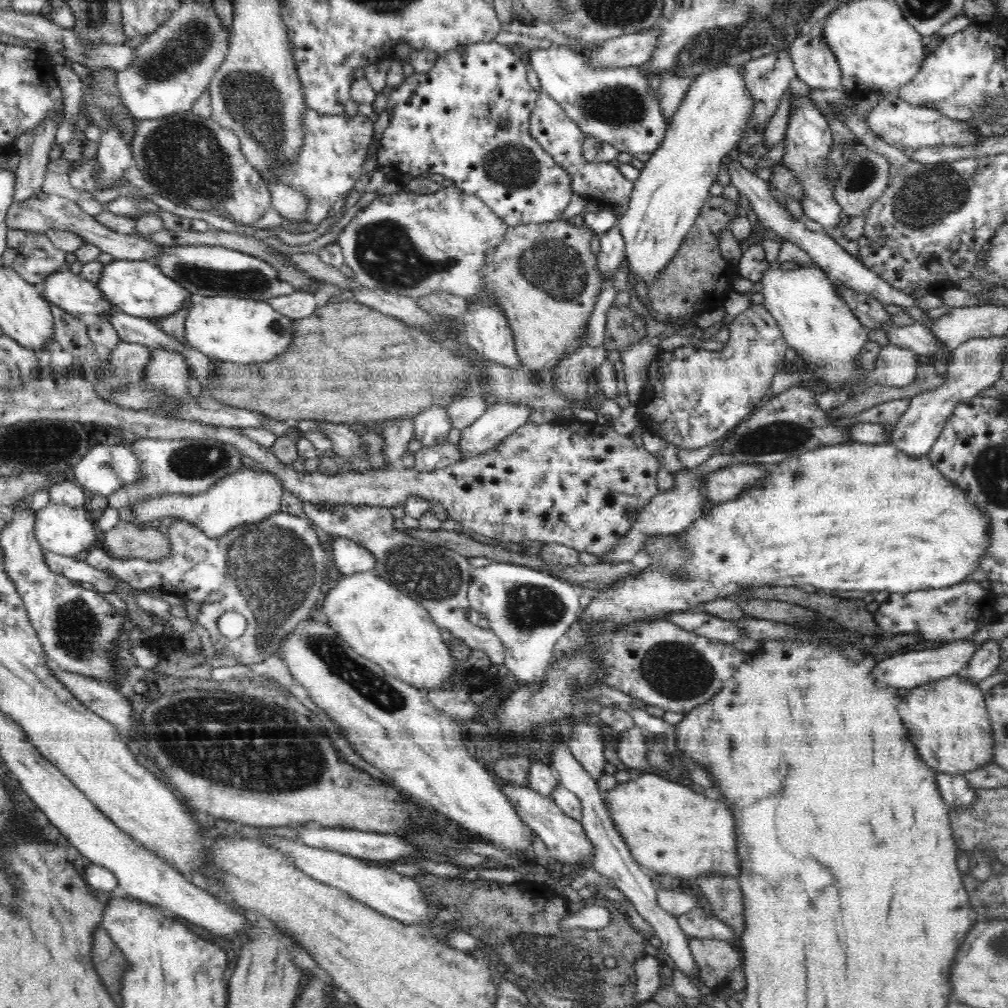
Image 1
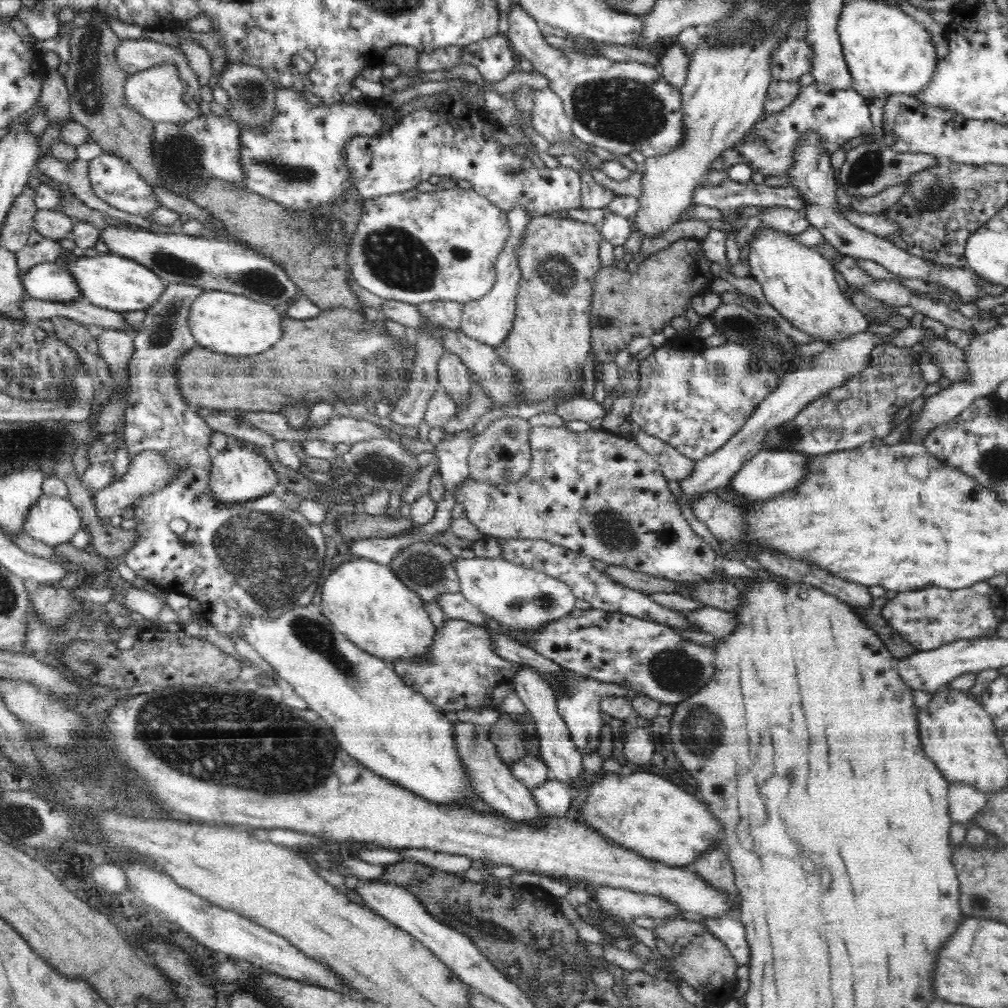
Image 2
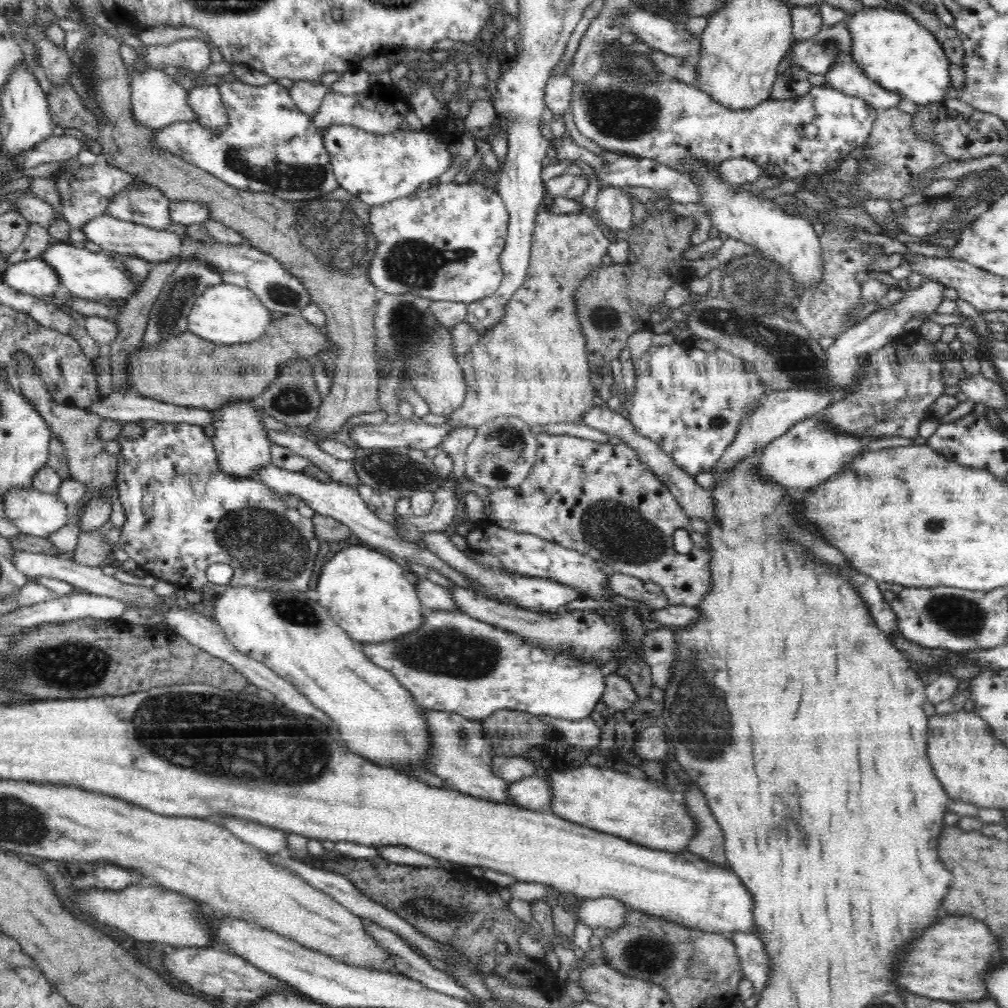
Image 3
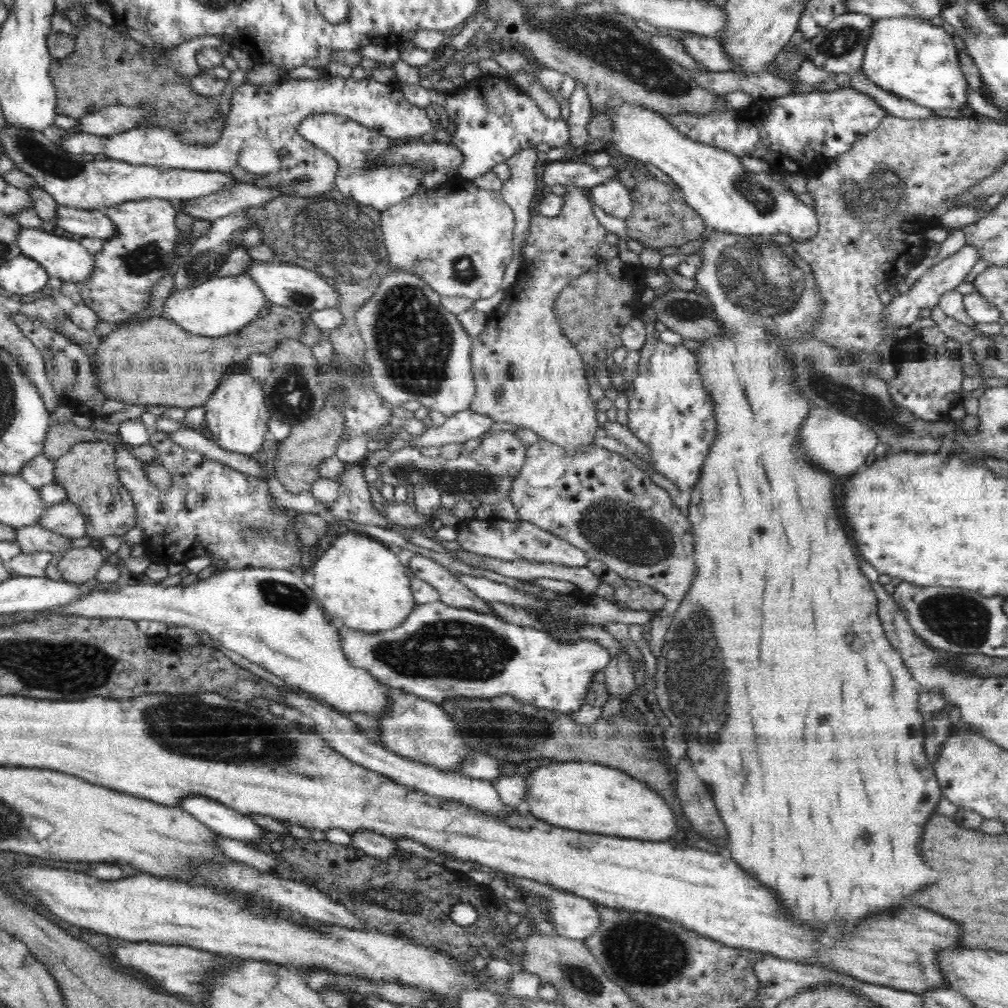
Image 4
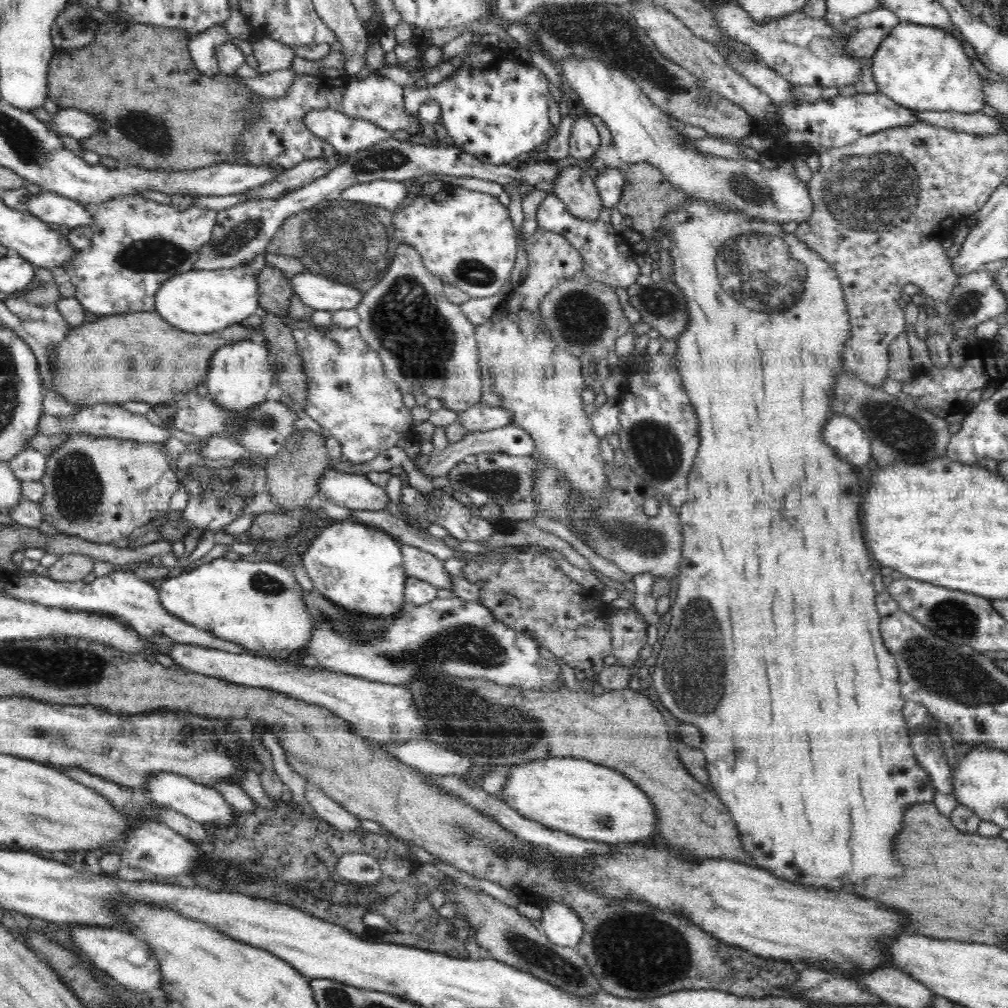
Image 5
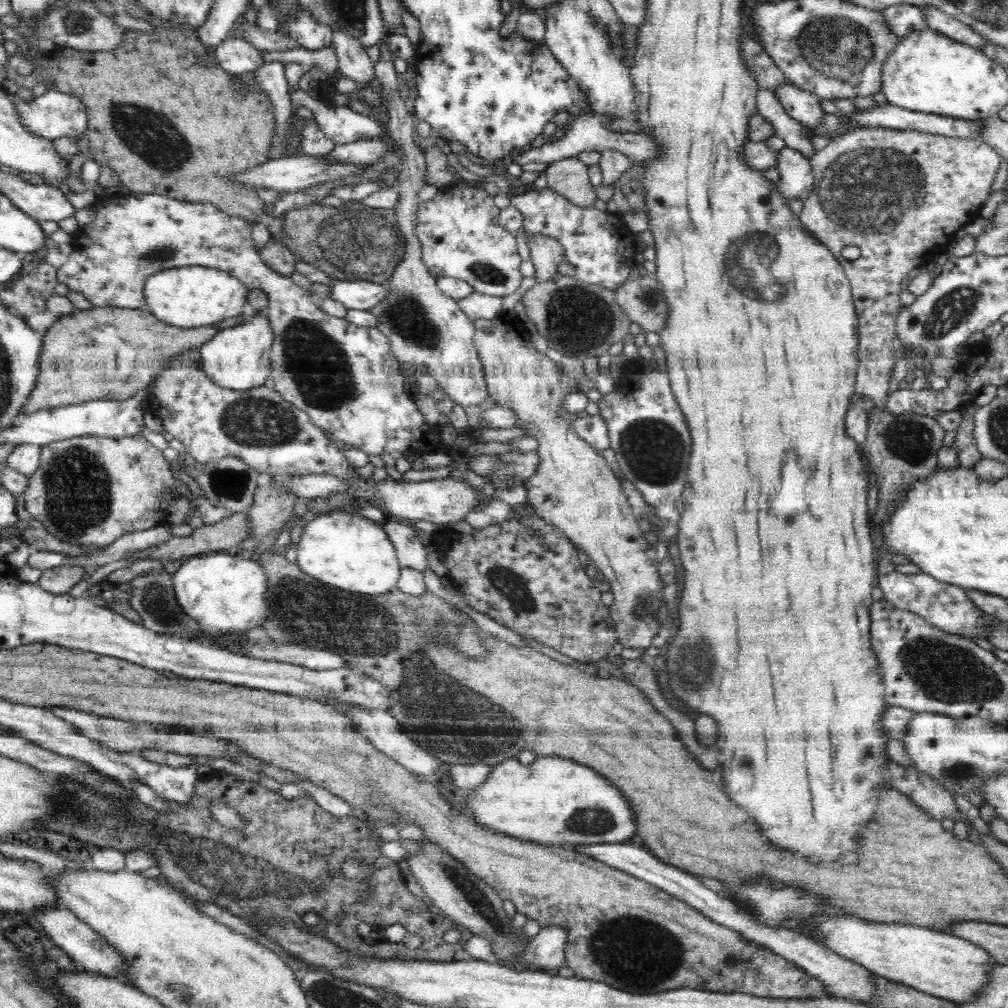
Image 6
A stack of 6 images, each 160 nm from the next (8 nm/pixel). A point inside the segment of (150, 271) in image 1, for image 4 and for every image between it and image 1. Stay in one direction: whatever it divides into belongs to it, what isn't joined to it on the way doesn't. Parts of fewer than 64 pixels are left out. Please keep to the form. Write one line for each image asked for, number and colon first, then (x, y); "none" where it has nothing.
2: (108, 280)
3: (100, 276)
4: (63, 258)

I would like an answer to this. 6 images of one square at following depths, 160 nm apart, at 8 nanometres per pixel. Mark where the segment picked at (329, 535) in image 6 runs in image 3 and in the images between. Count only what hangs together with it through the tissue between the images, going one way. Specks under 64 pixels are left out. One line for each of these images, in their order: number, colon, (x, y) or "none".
3: (364, 591)
4: (359, 581)
5: (359, 568)

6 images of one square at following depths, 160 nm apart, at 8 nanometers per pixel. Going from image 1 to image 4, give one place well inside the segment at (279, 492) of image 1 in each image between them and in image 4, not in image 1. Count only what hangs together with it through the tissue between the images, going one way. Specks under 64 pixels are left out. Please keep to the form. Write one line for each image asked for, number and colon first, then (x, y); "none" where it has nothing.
2: (240, 473)
3: (242, 448)
4: (236, 414)

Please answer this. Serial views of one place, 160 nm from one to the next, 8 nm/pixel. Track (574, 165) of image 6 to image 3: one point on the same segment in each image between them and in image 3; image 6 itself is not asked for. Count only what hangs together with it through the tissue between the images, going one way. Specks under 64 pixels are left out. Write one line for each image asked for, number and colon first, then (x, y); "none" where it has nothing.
3: (532, 365)
4: (526, 371)
5: (574, 187)

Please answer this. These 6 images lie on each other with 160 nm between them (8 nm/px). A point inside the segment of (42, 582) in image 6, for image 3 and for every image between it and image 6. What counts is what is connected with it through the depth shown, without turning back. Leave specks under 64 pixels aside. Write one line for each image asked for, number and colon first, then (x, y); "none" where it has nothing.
3: (91, 550)
4: (79, 565)
5: (71, 567)

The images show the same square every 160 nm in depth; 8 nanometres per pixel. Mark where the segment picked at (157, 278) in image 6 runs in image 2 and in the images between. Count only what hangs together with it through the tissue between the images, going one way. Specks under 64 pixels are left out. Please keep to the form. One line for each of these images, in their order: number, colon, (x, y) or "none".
2: (223, 322)
3: (225, 314)
4: (218, 307)
5: (199, 301)

